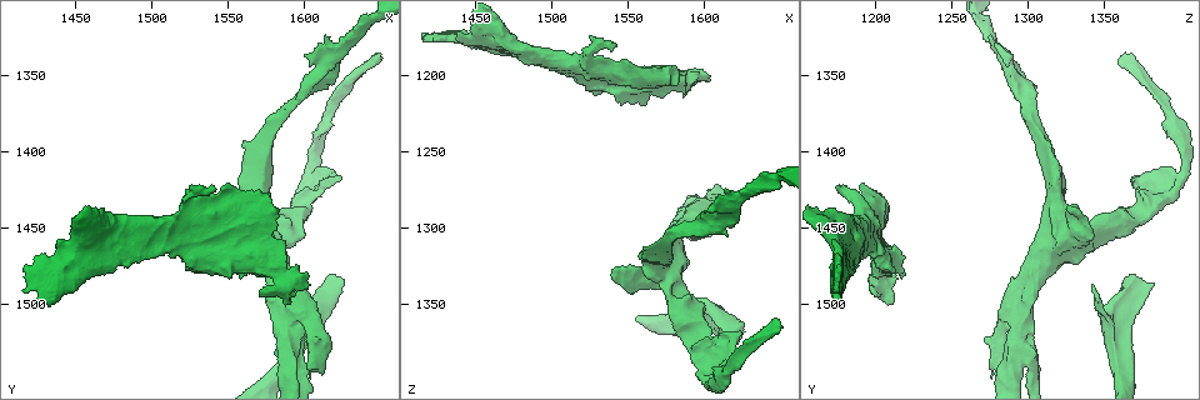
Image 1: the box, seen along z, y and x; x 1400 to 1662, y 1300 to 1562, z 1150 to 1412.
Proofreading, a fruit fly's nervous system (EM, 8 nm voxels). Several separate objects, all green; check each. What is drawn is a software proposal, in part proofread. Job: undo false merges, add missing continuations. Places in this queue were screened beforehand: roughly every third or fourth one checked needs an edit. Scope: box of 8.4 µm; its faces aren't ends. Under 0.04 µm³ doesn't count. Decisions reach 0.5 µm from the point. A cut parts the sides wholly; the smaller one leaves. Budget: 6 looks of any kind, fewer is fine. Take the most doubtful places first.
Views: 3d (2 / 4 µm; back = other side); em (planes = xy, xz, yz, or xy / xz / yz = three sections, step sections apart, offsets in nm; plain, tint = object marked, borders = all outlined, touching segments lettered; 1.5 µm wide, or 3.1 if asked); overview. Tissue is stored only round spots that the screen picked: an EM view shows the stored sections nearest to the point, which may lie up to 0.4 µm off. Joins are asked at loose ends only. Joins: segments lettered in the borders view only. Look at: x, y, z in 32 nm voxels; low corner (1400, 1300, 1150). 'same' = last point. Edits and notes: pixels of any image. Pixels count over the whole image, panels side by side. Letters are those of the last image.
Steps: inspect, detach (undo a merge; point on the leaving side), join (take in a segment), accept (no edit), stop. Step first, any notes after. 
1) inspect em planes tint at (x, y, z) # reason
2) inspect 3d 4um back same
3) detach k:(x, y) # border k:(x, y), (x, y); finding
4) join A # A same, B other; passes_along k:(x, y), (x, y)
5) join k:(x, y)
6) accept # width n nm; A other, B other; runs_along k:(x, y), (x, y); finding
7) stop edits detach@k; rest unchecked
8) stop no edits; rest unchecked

inspect em xy step 8 tint at (1542, 1424, 1180) # free end

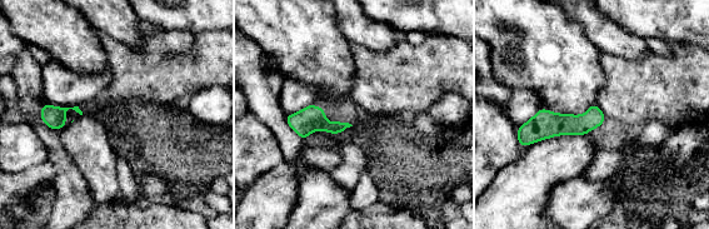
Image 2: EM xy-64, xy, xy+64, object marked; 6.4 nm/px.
inspect em yz step 8 borders same

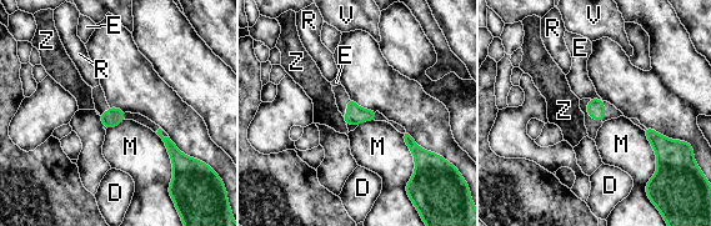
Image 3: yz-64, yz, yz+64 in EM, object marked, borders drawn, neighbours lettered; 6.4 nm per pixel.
join Z # D other, E other, M other, R other, V other, Z same; it goes on there

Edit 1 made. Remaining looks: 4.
inspect 3d 2um at (1598, 1436, 1380) # arms part here

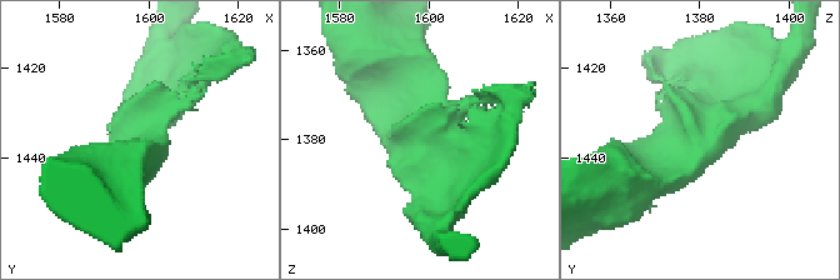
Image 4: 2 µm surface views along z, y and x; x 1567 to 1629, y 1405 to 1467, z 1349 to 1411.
inspect em planes borders at (1598, 1435, 1380)

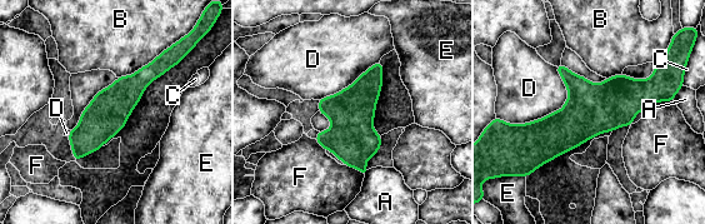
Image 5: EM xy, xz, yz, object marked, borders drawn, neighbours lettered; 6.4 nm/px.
accept # A other, B other, C other, D other, E other, F other; runs_along 5:(665, 95), (519, 128); continuous, no second neuron

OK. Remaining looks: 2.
stop edits join@3; rest unchecked

